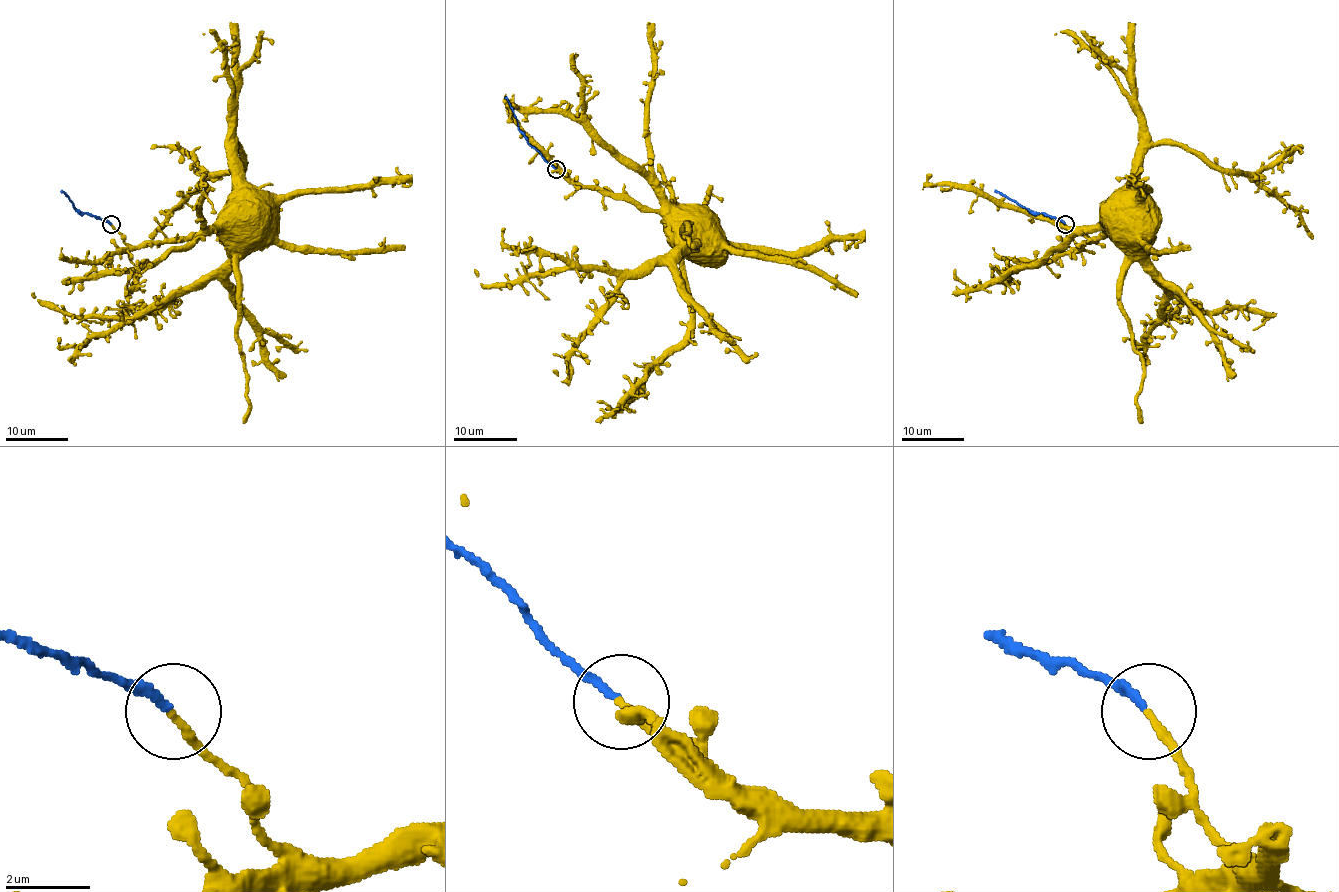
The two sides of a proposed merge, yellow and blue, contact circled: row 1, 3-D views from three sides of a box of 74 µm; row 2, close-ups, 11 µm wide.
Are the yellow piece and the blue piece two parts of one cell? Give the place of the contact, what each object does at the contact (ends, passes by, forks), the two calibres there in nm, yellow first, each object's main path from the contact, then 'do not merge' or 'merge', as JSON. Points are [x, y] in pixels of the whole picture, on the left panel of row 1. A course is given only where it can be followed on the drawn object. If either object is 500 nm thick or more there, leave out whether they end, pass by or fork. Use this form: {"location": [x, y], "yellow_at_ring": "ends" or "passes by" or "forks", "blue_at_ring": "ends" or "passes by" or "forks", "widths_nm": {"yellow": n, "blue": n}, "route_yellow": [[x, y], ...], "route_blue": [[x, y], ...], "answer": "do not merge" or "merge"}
{"location": [111, 224], "yellow_at_ring": "ends", "blue_at_ring": "ends", "widths_nm": {"yellow": 200, "blue": 180}, "route_yellow": [[111, 224], [130, 245], [208, 231], [232, 191], [234, 145], [242, 162], [237, 169], [215, 171], [152, 239]], "route_blue": [[111, 224], [79, 213], [62, 190]], "answer": "do not merge"}

